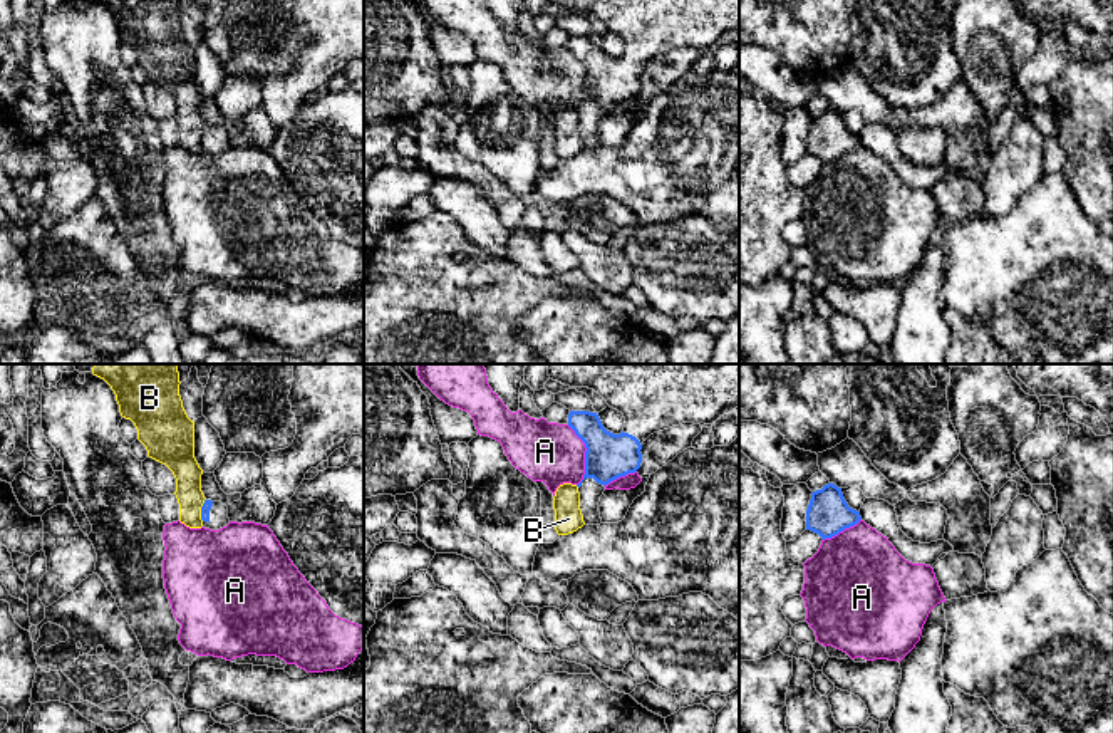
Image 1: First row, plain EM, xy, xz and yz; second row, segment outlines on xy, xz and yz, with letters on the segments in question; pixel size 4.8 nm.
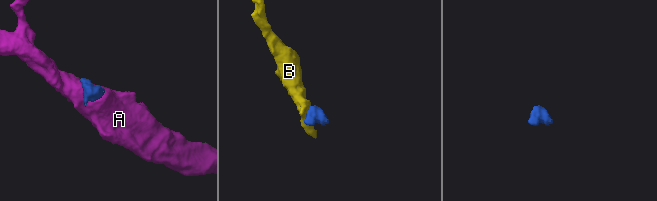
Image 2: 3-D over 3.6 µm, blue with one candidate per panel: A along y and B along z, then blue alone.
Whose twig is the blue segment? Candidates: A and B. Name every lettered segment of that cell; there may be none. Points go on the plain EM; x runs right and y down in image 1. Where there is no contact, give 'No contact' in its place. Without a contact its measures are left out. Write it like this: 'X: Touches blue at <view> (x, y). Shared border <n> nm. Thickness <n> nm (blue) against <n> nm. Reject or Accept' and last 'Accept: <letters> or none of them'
A: Touches blue at xz (585, 79). Shared border 300 nm. Thickness 220 nm (blue) against 280 nm. Reject
B: Touches blue at xy (201, 135). Shared border 110 nm. Thickness 50 nm (blue) against 130 nm. Reject
Accept: none of them

